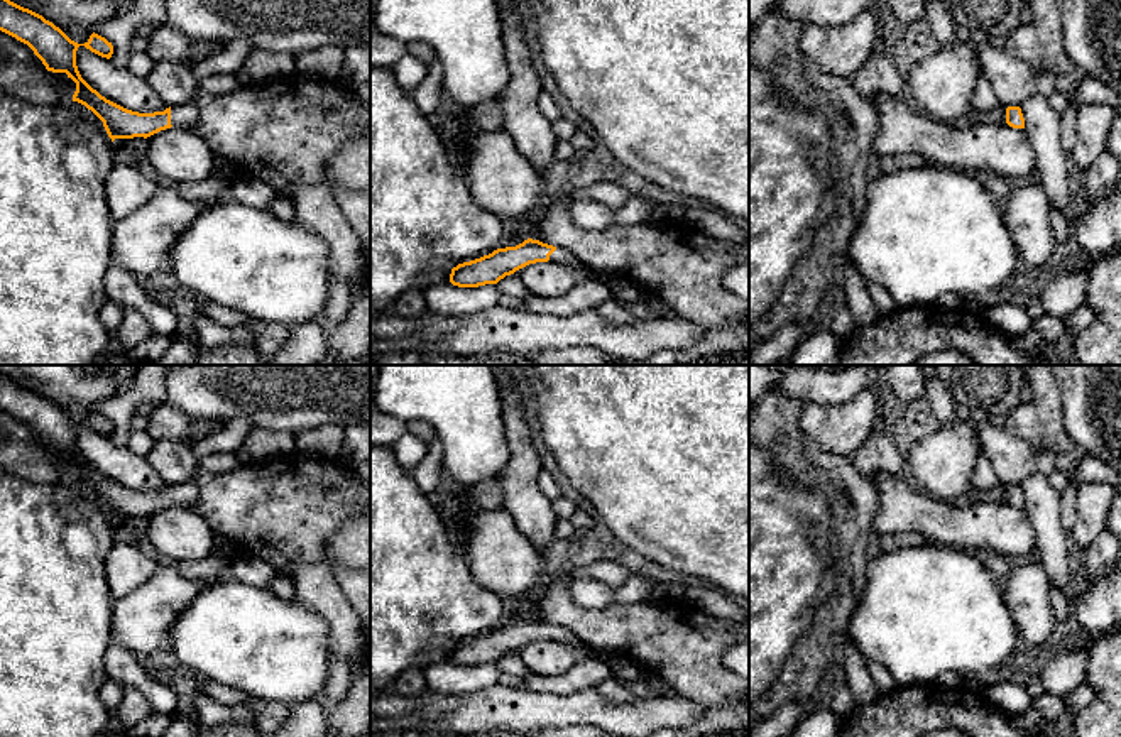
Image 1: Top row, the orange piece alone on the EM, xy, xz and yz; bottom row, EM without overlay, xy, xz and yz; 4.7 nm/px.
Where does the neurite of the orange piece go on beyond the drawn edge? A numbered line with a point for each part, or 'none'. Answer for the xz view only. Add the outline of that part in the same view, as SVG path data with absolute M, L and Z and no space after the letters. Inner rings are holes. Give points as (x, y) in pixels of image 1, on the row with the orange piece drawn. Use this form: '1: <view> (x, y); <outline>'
1: xz (560, 256); M556 247L548 262L563 264L566 267L585 267L573 254L561 247Z

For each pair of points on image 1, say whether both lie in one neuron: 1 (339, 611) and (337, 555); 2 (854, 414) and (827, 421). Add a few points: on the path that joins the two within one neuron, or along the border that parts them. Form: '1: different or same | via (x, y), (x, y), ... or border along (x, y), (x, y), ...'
1: same | via (327, 597), (327, 568)
2: same | via (847, 421), (834, 421)

